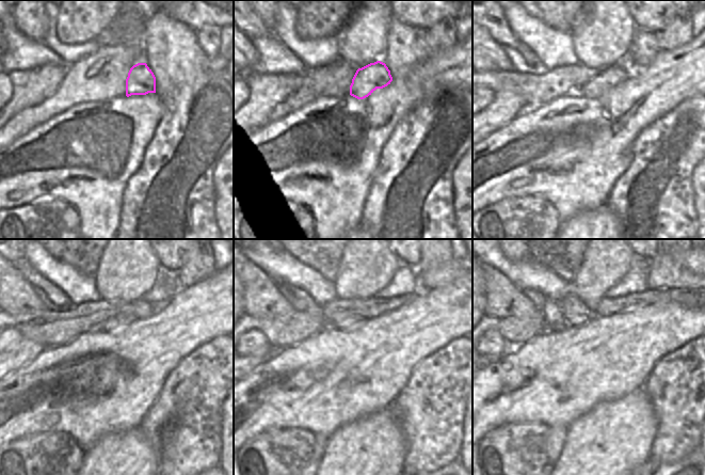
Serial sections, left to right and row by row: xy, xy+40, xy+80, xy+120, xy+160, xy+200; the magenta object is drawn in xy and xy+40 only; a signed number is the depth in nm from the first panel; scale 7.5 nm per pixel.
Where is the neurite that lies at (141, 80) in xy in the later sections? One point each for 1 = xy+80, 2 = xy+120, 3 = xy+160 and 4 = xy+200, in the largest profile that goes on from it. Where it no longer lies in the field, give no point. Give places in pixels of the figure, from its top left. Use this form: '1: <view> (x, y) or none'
1: xy+80 (607, 78)
2: xy+120 (118, 322)
3: xy+160 (349, 321)
4: xy+200 (575, 312)

